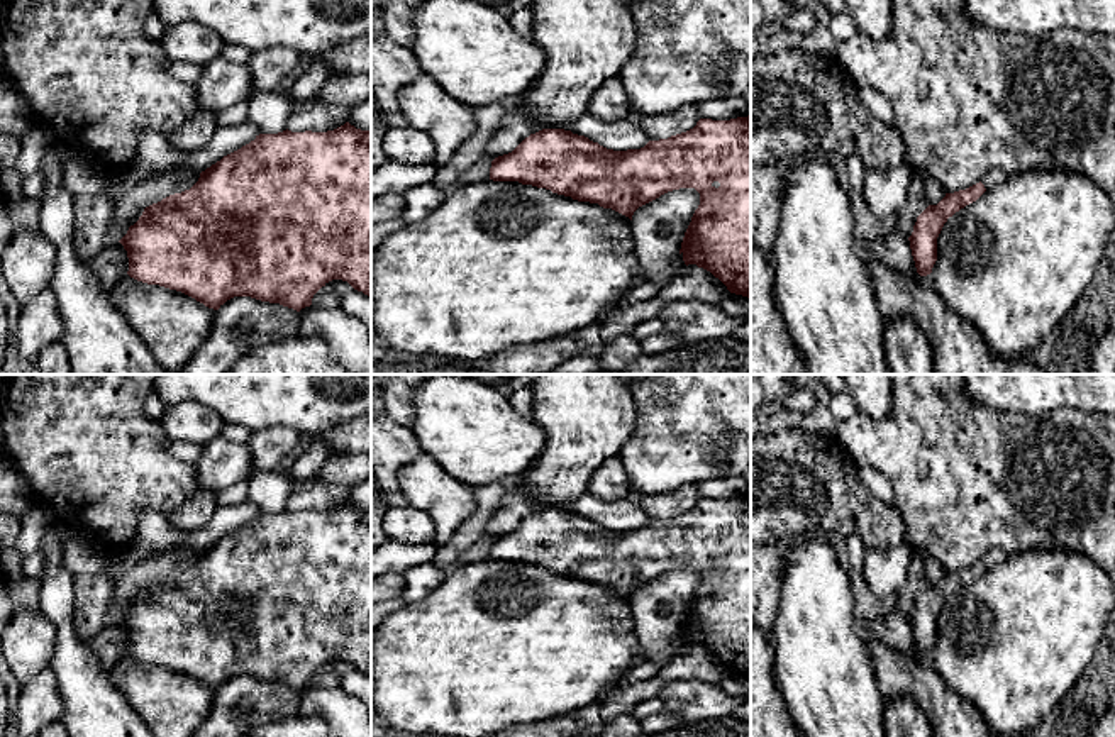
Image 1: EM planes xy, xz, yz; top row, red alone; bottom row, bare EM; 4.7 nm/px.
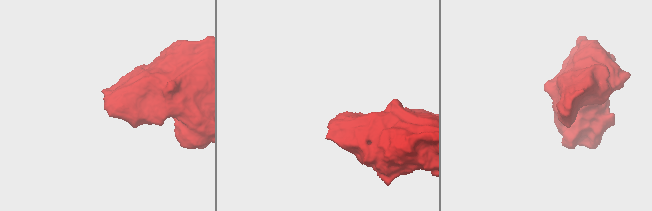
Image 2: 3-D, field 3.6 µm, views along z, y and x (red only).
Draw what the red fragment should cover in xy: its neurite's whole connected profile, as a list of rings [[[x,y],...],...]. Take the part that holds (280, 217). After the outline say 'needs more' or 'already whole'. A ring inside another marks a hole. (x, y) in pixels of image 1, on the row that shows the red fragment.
[[[346,122],[327,132],[291,132],[286,129],[278,134],[259,134],[249,144],[202,171],[198,181],[190,190],[146,207],[139,220],[129,227],[119,242],[127,251],[127,274],[130,278],[181,291],[214,310],[219,310],[234,296],[251,296],[300,312],[310,307],[313,295],[332,280],[347,281],[354,290],[371,296],[371,129],[361,130]]] | already whole

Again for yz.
[[[979,181],[966,190],[946,193],[946,197],[937,205],[929,205],[917,217],[913,232],[908,241],[917,273],[920,276],[932,273],[932,268],[937,261],[937,237],[947,219],[966,205],[976,202],[985,191],[986,188]]] | already whole

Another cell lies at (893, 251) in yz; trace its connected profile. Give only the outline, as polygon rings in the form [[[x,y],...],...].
[[[898,230],[891,232],[881,241],[874,241],[873,254],[878,261],[898,271],[900,274],[905,274],[915,280],[932,280],[932,273],[927,276],[920,276],[917,273],[912,249],[910,249],[910,241]]]

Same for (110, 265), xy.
[[[119,241],[110,242],[95,258],[88,259],[88,268],[98,278],[102,288],[108,291],[127,276],[127,251]]]

